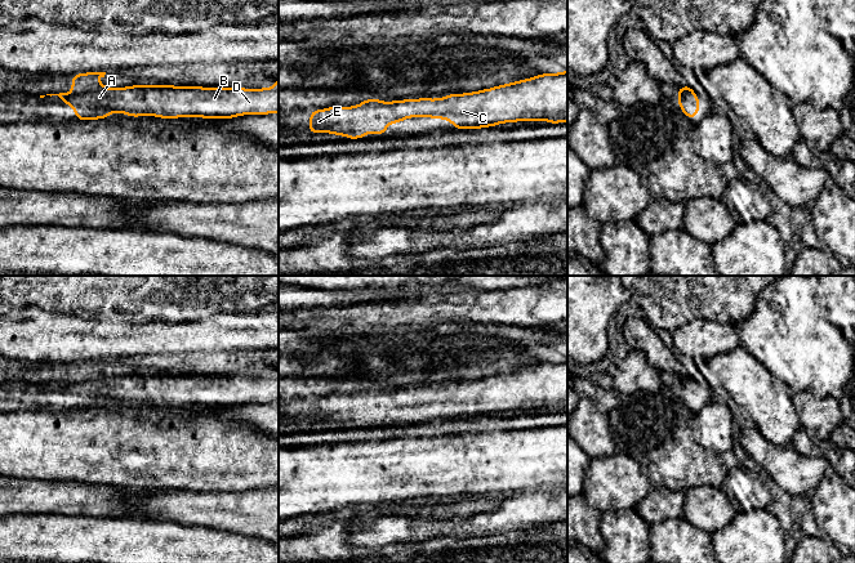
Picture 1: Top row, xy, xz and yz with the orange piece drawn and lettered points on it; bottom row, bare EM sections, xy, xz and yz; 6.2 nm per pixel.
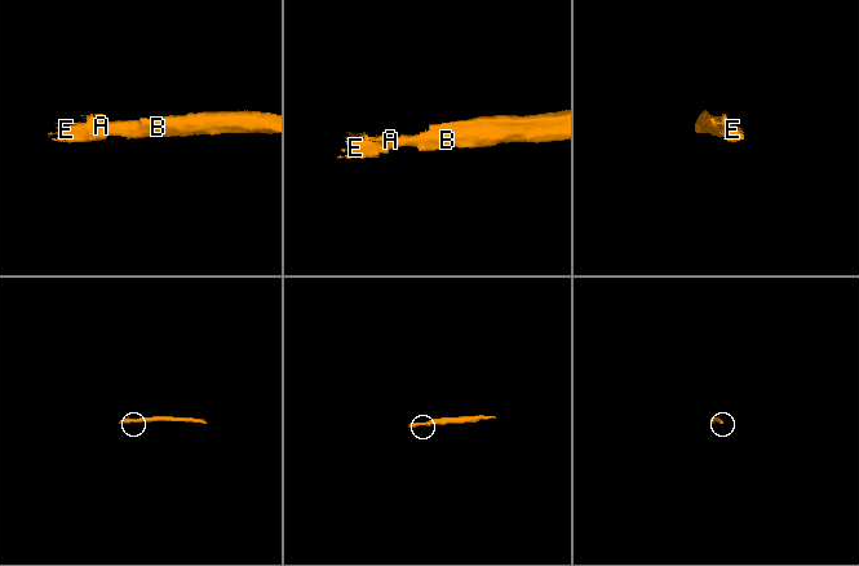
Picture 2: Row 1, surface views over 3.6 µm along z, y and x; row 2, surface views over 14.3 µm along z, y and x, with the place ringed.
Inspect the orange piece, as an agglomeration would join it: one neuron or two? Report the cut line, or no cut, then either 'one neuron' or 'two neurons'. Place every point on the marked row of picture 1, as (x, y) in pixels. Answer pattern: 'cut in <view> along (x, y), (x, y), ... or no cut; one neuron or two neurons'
no cut; one neuron

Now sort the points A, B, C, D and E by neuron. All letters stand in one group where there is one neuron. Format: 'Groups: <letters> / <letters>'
Groups: A B C D E

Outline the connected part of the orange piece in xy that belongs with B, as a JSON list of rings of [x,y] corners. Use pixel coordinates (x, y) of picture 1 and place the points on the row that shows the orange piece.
[[[106,72],[72,75],[72,91],[70,94],[59,93],[46,95],[58,95],[63,103],[72,106],[77,120],[106,119],[112,112],[123,112],[133,117],[151,115],[162,119],[188,116],[231,119],[246,113],[279,113],[279,79],[273,88],[262,88],[259,90],[169,85],[134,85],[130,88],[108,89],[97,82],[97,79],[104,77],[104,75]]]

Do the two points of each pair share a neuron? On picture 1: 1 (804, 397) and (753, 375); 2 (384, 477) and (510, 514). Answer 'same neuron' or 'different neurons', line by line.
1: different neurons
2: different neurons

